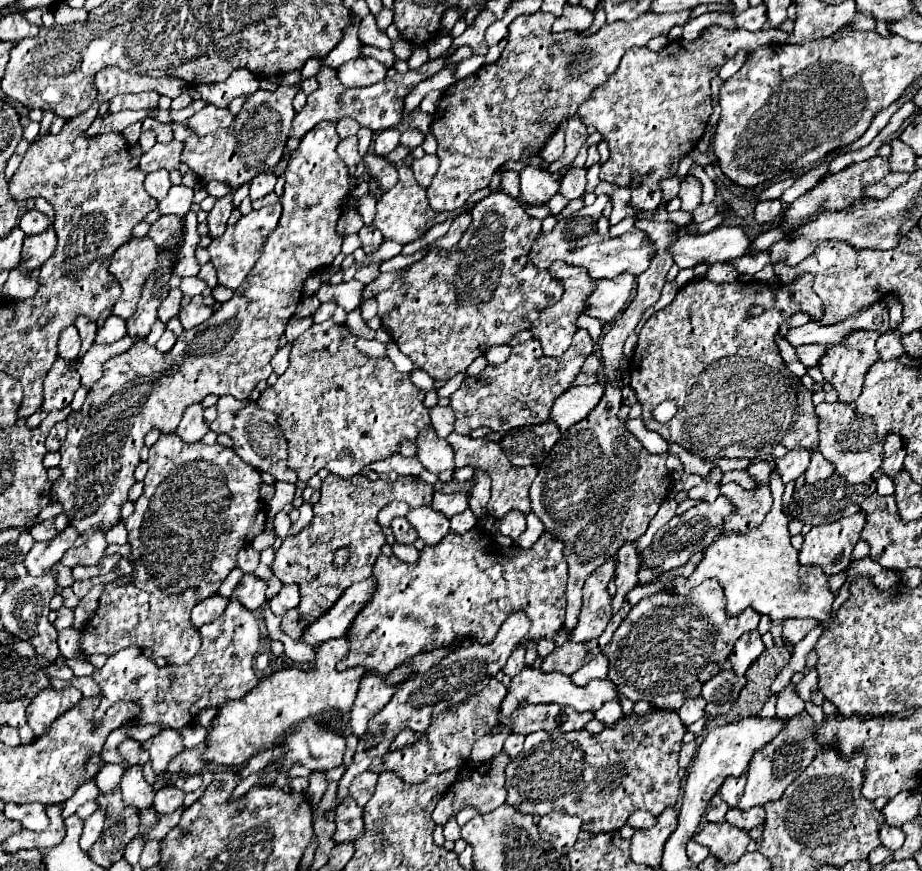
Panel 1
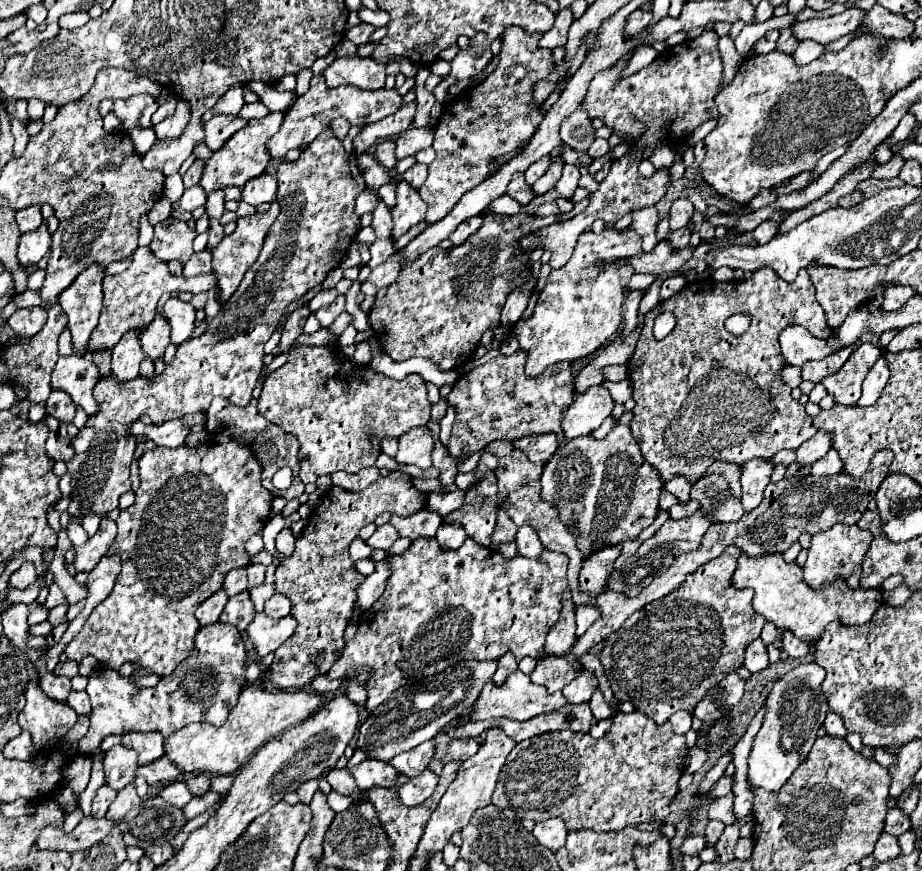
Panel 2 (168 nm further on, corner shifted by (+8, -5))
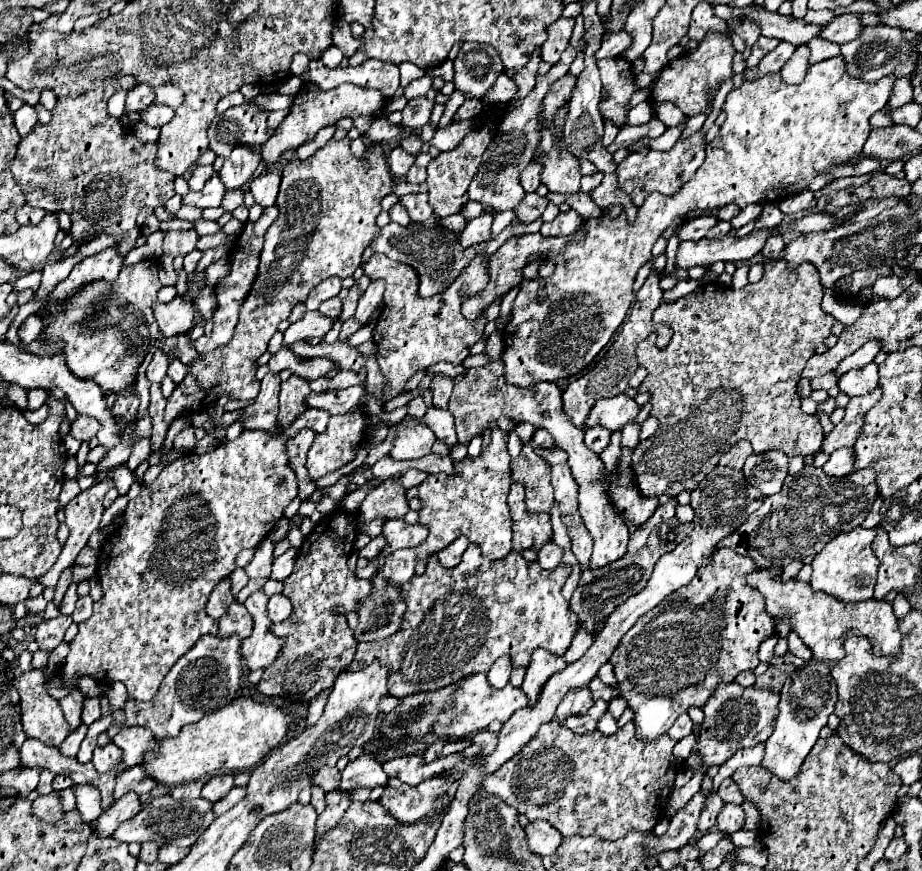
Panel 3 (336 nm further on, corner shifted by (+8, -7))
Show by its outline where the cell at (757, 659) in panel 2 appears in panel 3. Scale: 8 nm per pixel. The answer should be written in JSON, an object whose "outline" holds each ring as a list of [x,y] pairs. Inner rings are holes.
{"outline":[[[770,636],[768,640],[764,640],[764,642],[760,644],[760,648],[758,648],[758,660],[760,660],[760,662],[766,662],[766,664],[768,664],[768,662],[772,660],[772,656],[774,656],[772,650],[774,650],[776,640],[778,640],[776,636]]]}

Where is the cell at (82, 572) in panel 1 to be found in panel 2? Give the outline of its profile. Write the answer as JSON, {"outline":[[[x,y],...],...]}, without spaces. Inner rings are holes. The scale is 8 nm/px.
{"outline":[[[104,518],[100,522],[100,530],[80,548],[76,548],[76,570],[78,572],[90,572],[100,558],[106,554],[108,546],[114,542],[116,538],[116,522],[110,518]]]}

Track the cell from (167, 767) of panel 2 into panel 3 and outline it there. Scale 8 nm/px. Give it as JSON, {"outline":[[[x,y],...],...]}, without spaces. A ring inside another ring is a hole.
{"outline":[[[132,766],[128,768],[118,780],[116,780],[116,788],[114,788],[114,798],[118,800],[120,796],[124,796],[124,792],[136,792],[136,794],[144,794],[150,792],[152,788],[156,788],[158,782],[146,774],[146,770],[140,766]]]}

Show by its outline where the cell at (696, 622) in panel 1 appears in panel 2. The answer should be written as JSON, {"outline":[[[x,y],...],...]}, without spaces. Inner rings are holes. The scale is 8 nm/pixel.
{"outline":[[[730,544],[718,558],[702,564],[696,572],[688,574],[686,580],[666,598],[660,598],[658,602],[650,602],[642,610],[636,610],[620,630],[608,636],[606,646],[600,654],[600,662],[606,670],[610,688],[620,702],[630,700],[638,712],[646,714],[656,724],[664,724],[678,710],[692,712],[710,688],[718,686],[726,674],[744,666],[744,650],[760,636],[768,620],[752,608],[752,588],[738,590],[732,586],[736,560],[740,558],[738,554],[740,548]]]}

